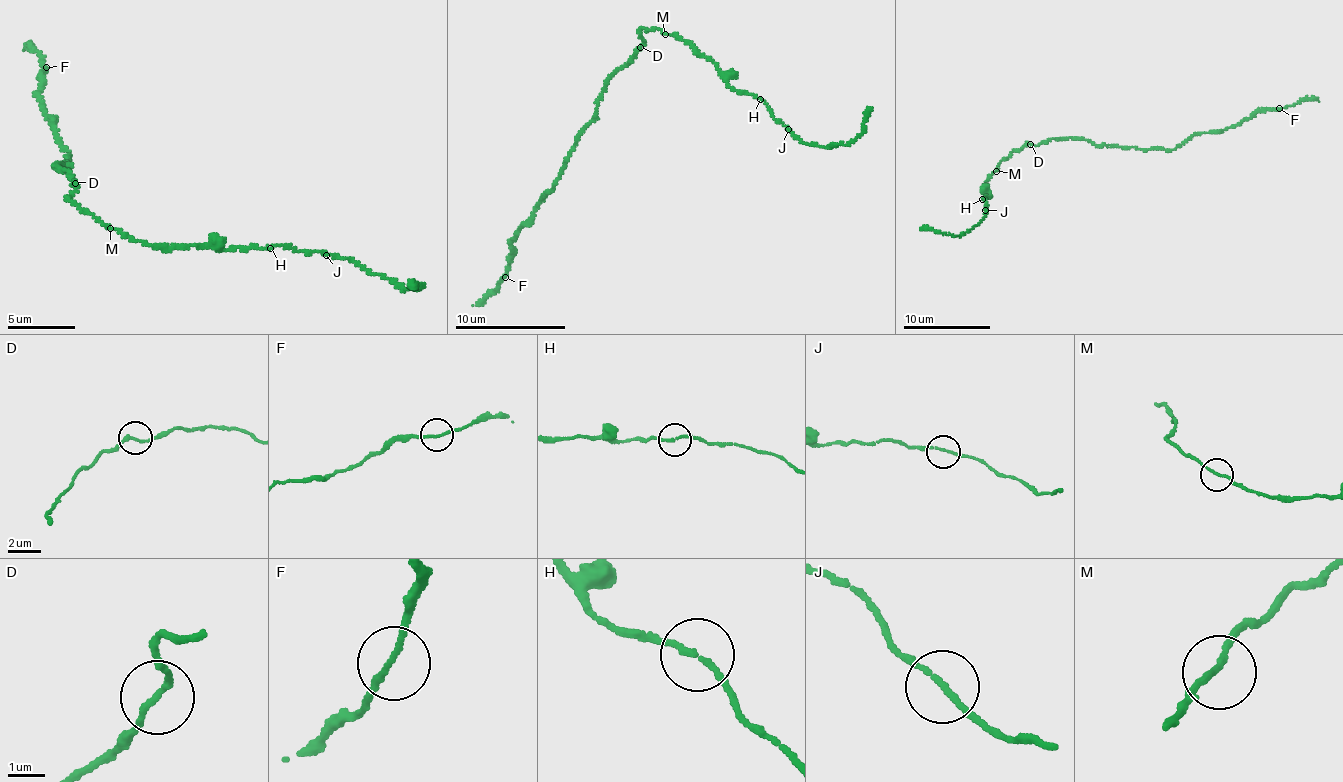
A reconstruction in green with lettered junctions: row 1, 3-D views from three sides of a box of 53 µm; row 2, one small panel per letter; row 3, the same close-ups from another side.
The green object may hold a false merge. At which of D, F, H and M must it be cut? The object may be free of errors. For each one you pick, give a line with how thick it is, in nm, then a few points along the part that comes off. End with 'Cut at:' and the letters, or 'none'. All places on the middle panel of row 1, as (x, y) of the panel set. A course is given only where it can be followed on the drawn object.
Cut at: none

